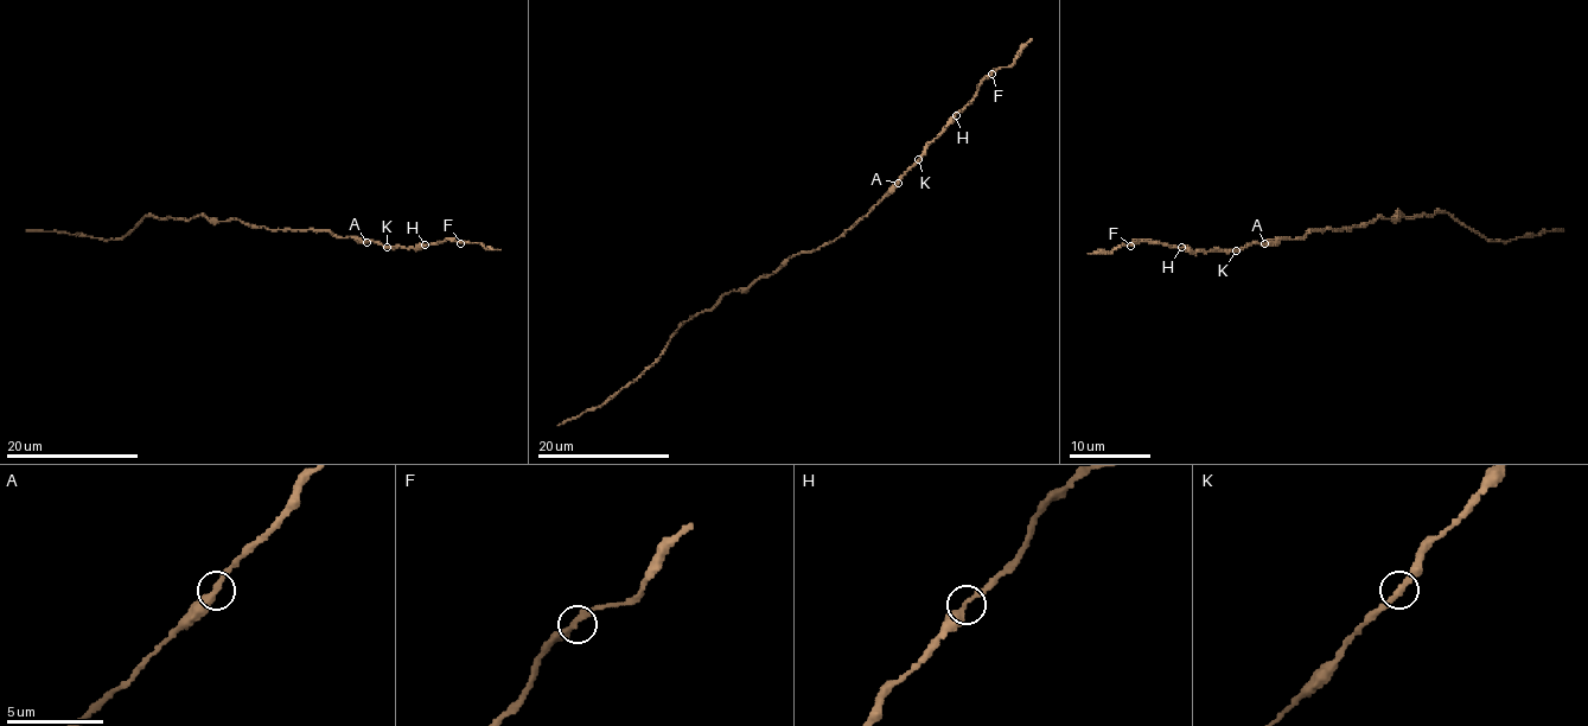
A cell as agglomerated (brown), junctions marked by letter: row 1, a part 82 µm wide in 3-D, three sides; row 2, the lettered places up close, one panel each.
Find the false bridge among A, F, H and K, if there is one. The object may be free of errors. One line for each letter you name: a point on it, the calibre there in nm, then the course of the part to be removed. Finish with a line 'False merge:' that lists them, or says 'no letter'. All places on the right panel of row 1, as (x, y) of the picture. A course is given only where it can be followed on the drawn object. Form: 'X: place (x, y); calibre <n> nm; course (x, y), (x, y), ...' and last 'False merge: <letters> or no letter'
False merge: no letter

